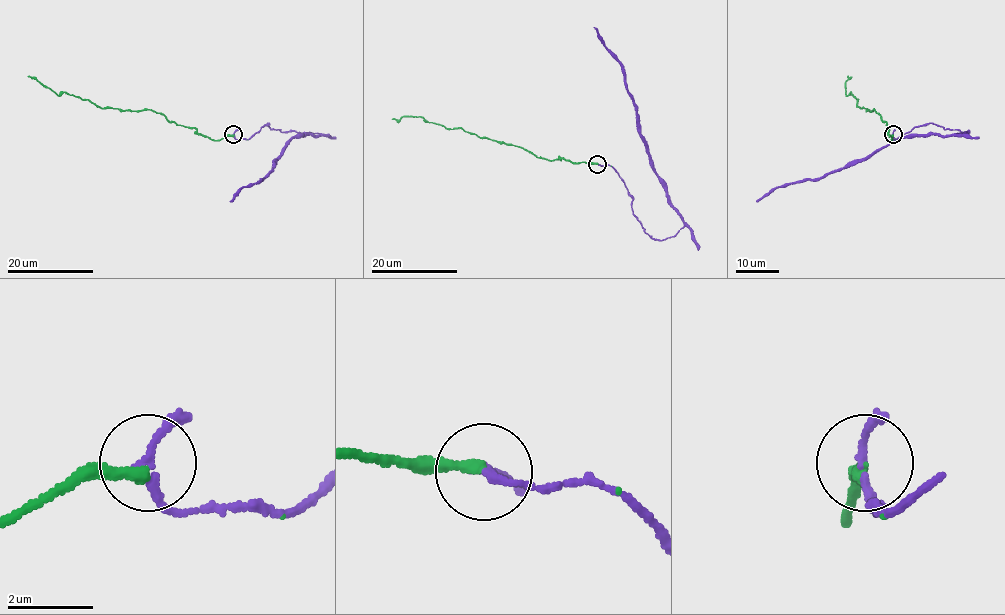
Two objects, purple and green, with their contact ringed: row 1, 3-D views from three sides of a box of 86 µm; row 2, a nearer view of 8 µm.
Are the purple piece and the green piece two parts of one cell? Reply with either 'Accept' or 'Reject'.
Accept

